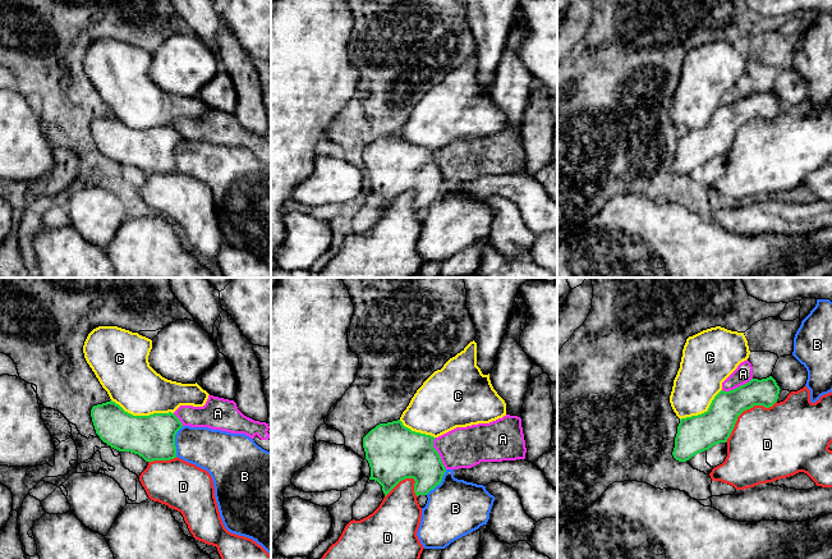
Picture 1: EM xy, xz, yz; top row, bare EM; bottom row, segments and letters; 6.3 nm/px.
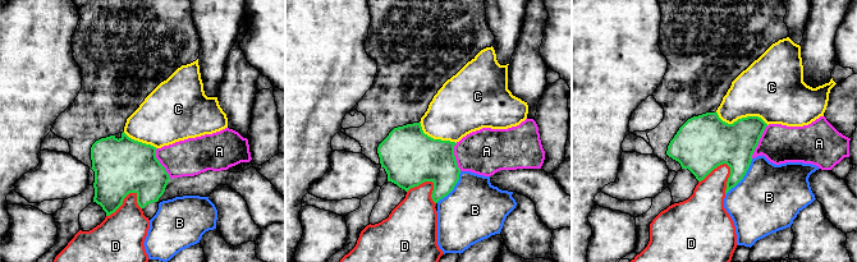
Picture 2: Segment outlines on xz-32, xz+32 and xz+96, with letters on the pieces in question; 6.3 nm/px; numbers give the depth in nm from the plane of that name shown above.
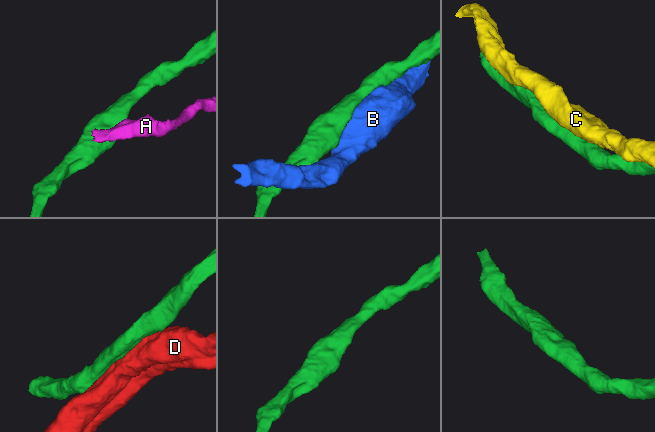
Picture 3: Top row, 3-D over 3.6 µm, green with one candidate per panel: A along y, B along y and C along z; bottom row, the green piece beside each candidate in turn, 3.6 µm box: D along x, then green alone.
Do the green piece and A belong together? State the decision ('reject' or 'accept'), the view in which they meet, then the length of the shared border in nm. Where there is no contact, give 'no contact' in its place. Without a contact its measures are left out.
reject | xz | 220 nm

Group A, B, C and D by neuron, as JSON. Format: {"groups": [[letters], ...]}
{"groups": [["A"], ["B"], ["C"], ["D"]]}

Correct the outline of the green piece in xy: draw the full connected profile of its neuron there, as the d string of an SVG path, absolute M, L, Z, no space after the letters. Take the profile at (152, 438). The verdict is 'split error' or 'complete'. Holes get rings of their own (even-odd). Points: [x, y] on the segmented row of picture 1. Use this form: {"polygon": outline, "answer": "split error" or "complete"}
{"polygon": "M98 326L88 334L83 345L84 358L111 399L93 405L91 417L96 434L111 448L138 454L146 462L170 461L176 458L175 435L183 427L174 412L180 405L203 407L210 394L197 382L181 384L157 374L148 362L151 349L151 339L118 326Z", "answer": "split error"}

